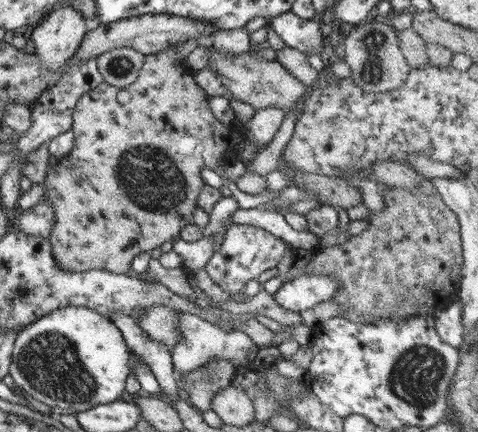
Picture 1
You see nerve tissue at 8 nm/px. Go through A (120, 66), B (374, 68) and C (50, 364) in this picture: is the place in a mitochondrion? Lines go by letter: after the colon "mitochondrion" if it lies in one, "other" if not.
A: mitochondrion
B: mitochondrion
C: mitochondrion

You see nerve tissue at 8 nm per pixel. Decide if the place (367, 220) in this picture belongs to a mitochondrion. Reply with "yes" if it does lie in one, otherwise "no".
no

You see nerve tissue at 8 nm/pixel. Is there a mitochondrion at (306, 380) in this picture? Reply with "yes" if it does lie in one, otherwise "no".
no

